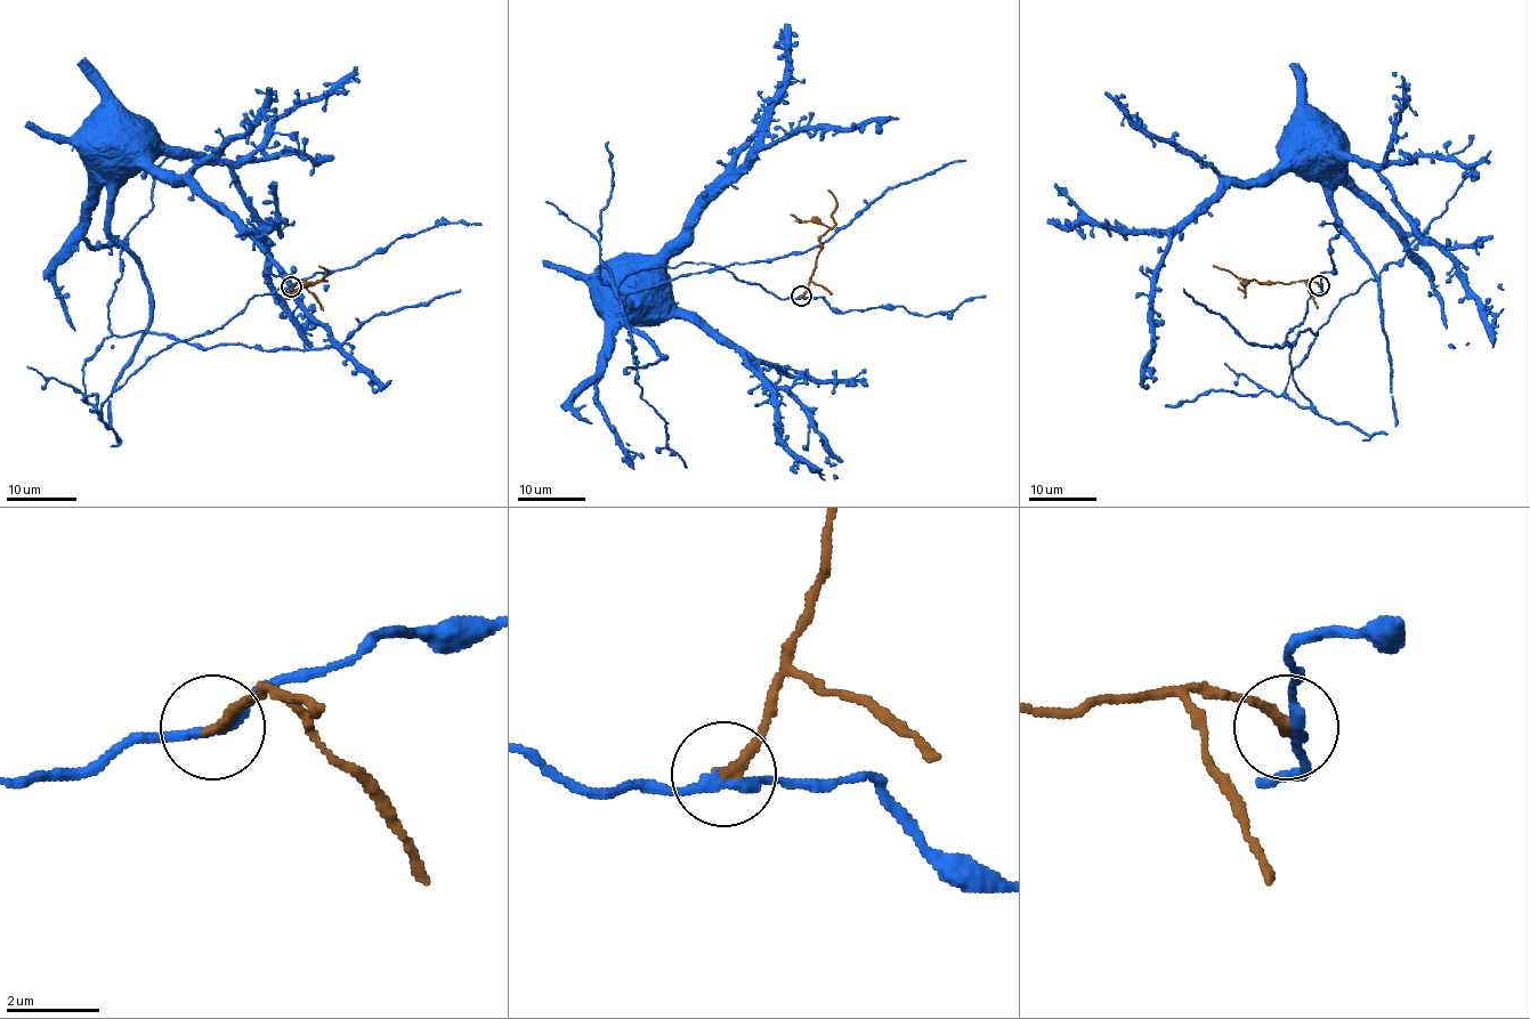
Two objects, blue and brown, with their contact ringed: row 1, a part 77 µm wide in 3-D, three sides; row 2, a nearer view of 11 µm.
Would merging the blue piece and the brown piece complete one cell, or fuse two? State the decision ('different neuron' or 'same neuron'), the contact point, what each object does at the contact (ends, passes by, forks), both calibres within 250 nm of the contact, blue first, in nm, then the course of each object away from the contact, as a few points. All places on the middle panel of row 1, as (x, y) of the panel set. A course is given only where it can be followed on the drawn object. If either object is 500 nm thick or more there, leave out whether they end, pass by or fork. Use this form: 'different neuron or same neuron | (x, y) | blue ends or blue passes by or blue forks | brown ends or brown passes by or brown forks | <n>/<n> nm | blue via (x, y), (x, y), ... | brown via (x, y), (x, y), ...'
different neuron | (801, 296) | blue passes by | brown ends | 200/260 nm | blue via (800, 297), (707, 263), (632, 272), (617, 297), (626, 371), (663, 357), (617, 291) | brown via (800, 297), (807, 288), (820, 249), (819, 241), (834, 225), (831, 213), (836, 202), (827, 189)

